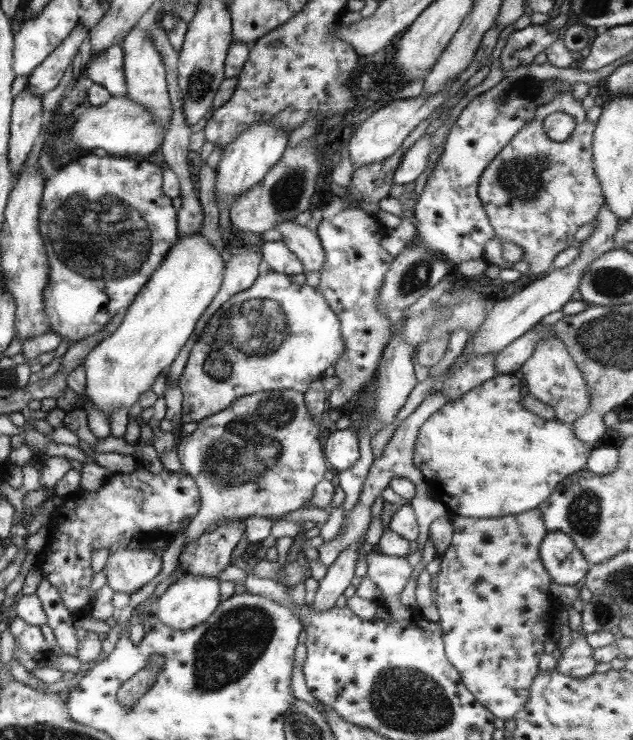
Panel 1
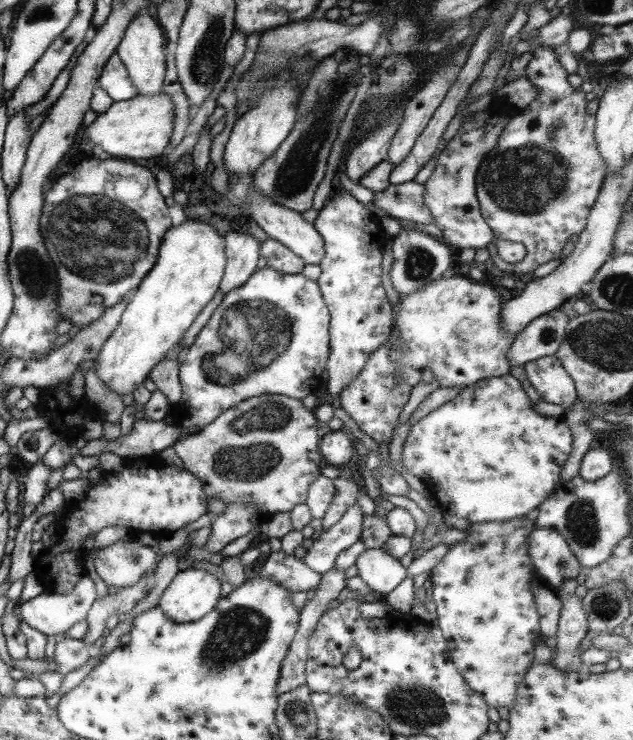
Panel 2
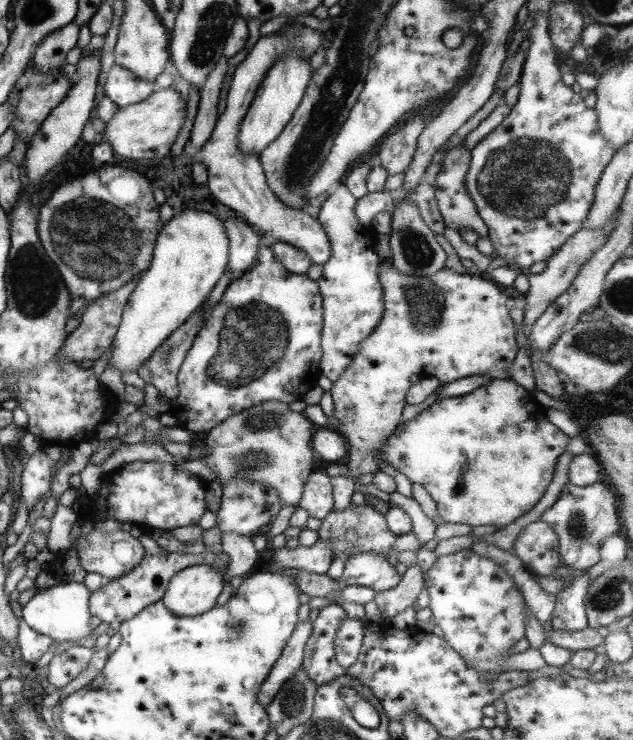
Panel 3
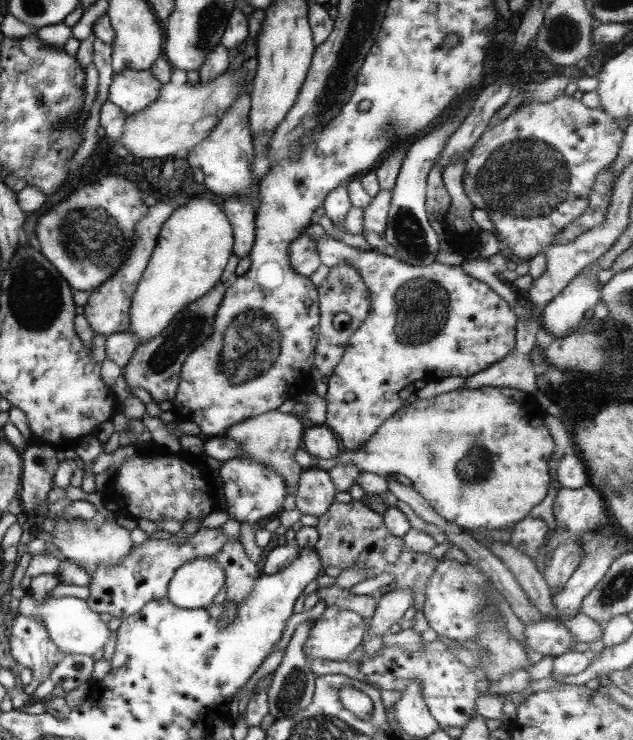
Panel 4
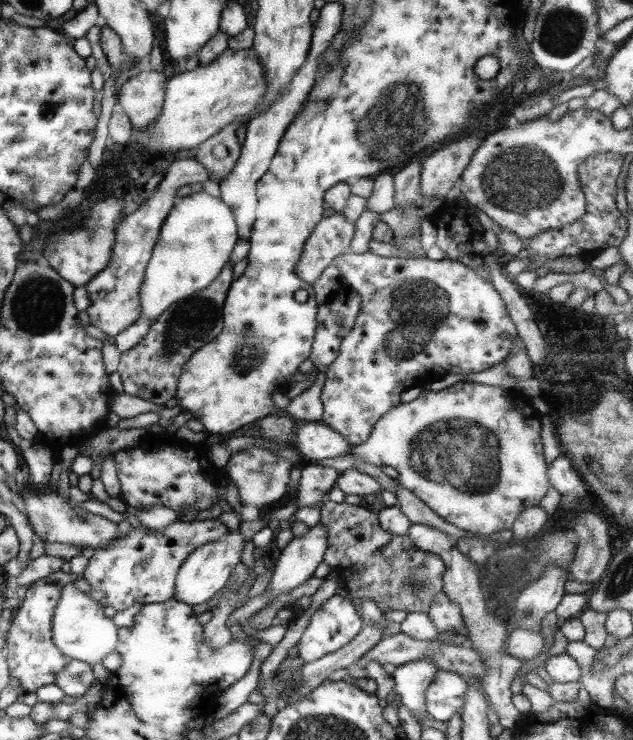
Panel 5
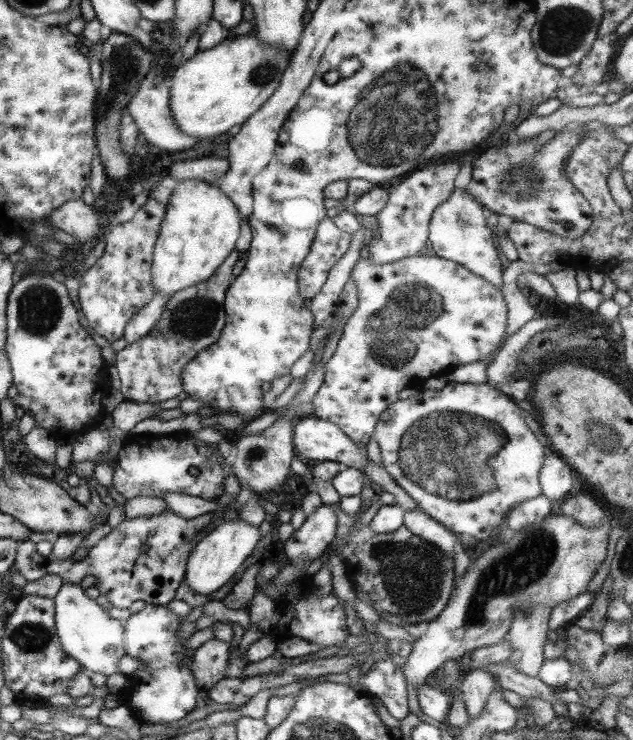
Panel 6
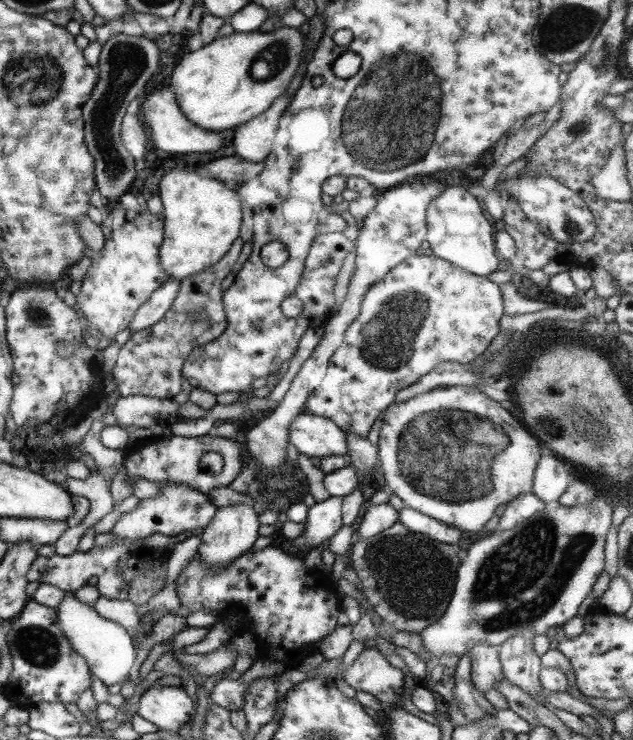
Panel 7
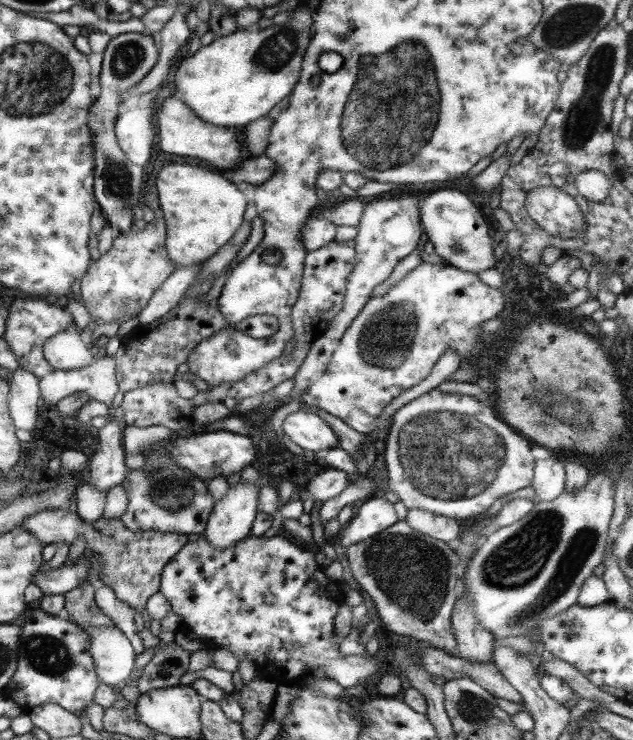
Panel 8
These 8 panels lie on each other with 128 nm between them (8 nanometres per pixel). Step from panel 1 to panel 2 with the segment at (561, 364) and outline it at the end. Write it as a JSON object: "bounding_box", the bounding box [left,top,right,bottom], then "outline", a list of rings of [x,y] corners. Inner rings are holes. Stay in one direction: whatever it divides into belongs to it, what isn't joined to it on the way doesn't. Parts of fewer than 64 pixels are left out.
{"bounding_box":[524,354,577,410],"outline":[[[554,354],[526,362],[524,370],[527,380],[539,394],[539,400],[558,405],[563,410],[571,408],[577,399],[577,392],[572,378],[569,378]]]}

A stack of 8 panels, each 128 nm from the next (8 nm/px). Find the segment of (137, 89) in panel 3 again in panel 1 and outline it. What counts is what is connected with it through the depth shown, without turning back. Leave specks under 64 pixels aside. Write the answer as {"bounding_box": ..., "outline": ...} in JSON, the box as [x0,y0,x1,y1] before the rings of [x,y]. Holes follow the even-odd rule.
{"bounding_box":[83,44,127,97],"outline":[[[117,44],[110,46],[103,50],[103,53],[88,60],[83,74],[107,90],[111,97],[125,97],[127,89],[124,83],[122,58],[121,47]]]}

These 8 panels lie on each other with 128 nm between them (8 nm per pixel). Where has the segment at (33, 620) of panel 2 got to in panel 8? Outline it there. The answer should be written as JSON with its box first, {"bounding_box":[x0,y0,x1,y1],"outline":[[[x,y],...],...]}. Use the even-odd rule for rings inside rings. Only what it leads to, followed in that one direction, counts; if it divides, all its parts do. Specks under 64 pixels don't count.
{"bounding_box":[82,626,136,687],"outline":[[[88,626],[82,629],[90,640],[97,678],[110,687],[123,685],[134,670],[133,659],[136,655],[127,637],[115,626]]]}

